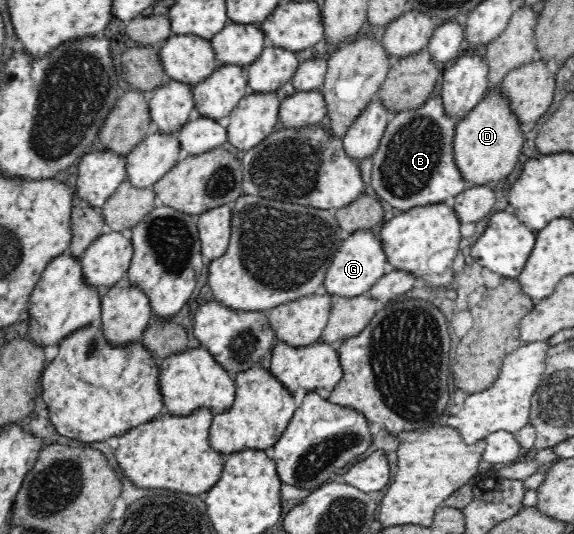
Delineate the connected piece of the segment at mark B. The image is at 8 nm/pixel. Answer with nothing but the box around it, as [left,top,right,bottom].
[370,98,470,213]

